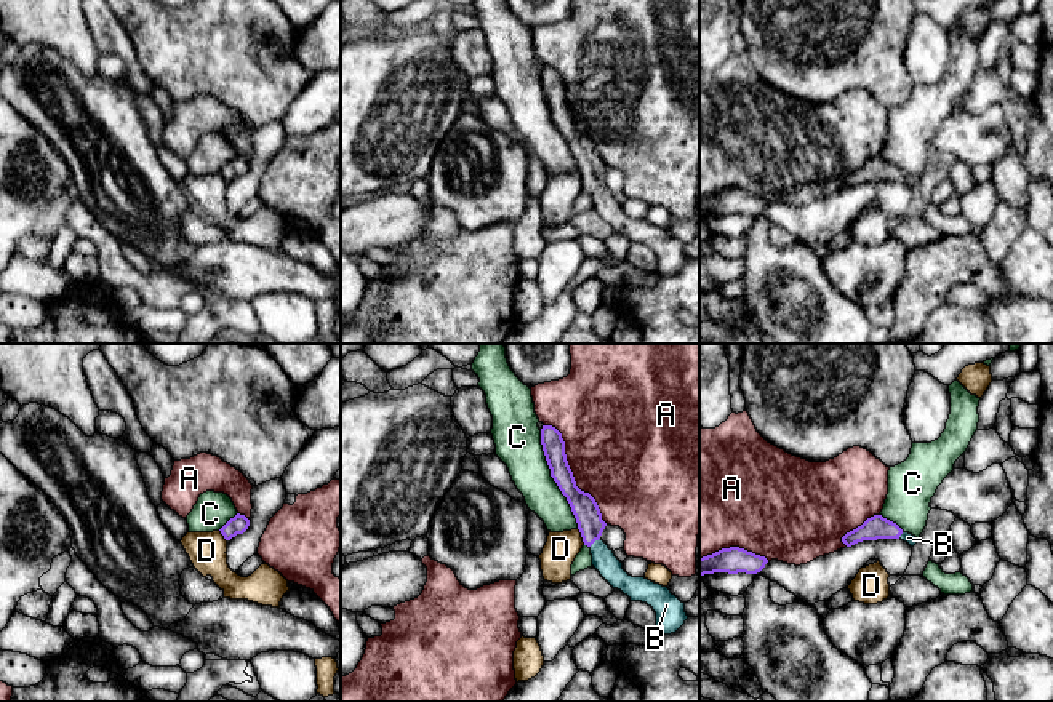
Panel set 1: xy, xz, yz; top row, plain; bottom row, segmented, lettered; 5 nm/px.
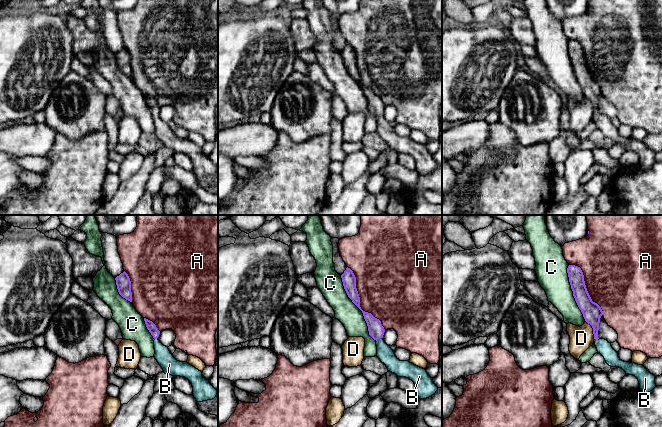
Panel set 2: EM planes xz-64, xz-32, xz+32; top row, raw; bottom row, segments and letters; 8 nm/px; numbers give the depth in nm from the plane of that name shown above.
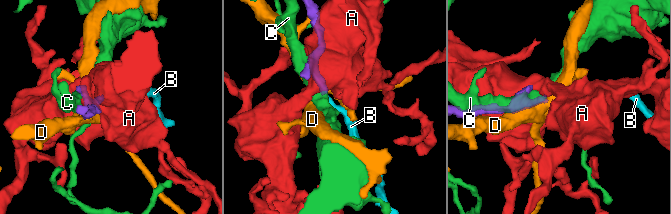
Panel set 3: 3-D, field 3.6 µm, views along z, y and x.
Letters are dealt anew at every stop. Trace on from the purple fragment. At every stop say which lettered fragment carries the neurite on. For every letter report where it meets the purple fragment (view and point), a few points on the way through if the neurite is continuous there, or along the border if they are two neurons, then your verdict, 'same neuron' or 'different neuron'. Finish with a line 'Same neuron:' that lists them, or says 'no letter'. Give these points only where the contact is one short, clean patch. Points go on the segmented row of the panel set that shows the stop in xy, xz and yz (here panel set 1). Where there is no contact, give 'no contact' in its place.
A: meets purple in xz at (572, 472); different neuron
B: meets purple in xz at (594, 541); runs through xz (588, 515), (594, 541), (604, 560); same neuron
C: meets purple in xz at (554, 480); different neuron
D: meets purple in xz at (581, 536); different neuron
Same neuron: B

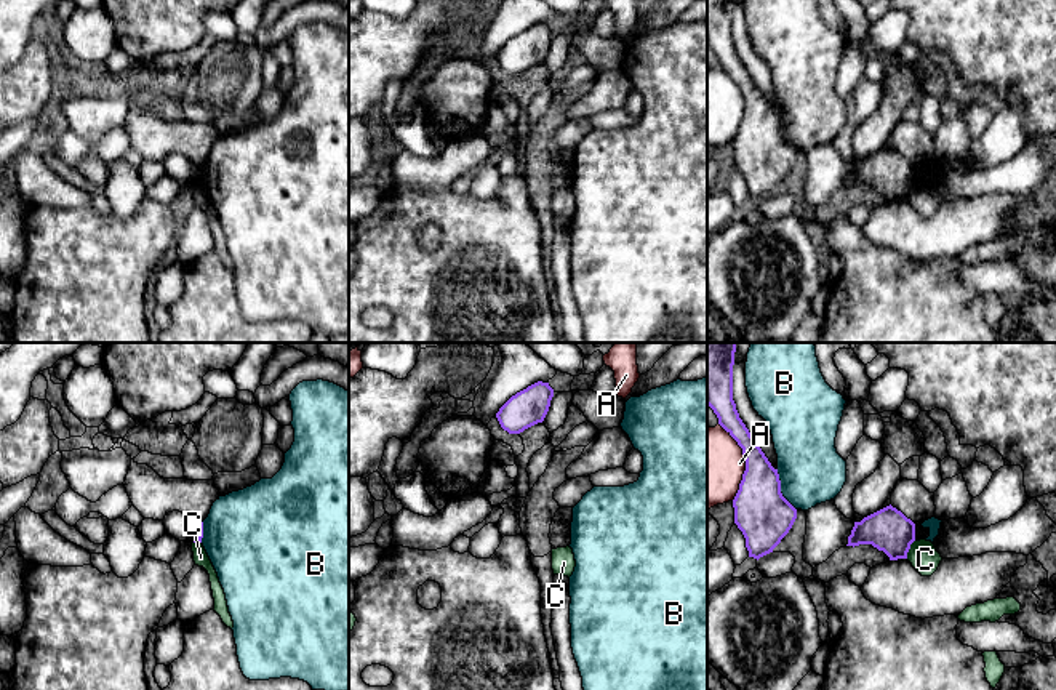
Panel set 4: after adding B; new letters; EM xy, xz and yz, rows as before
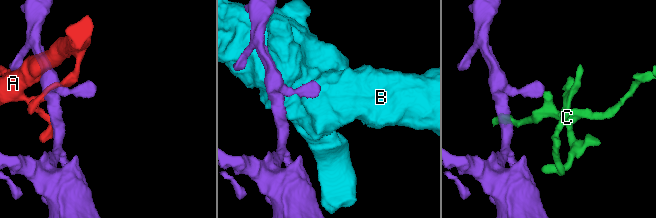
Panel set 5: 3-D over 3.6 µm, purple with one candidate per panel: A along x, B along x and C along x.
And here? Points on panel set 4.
A: meets purple in yz at (746, 461); border along yz (719, 423), (741, 449), (744, 460), (743, 479), (733, 500); different neuron
B: meets purple in yz at (780, 490); different neuron
C: meets purple in yz at (909, 548); border along yz (914, 540), (906, 557); different neuron
Same neuron: no letter

